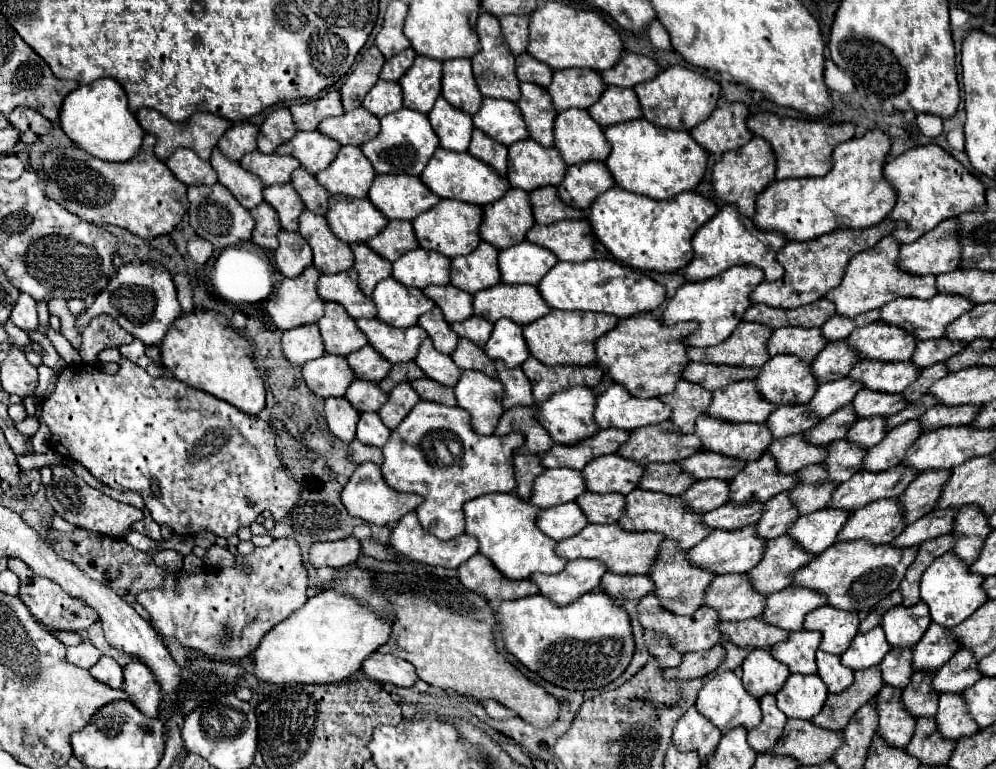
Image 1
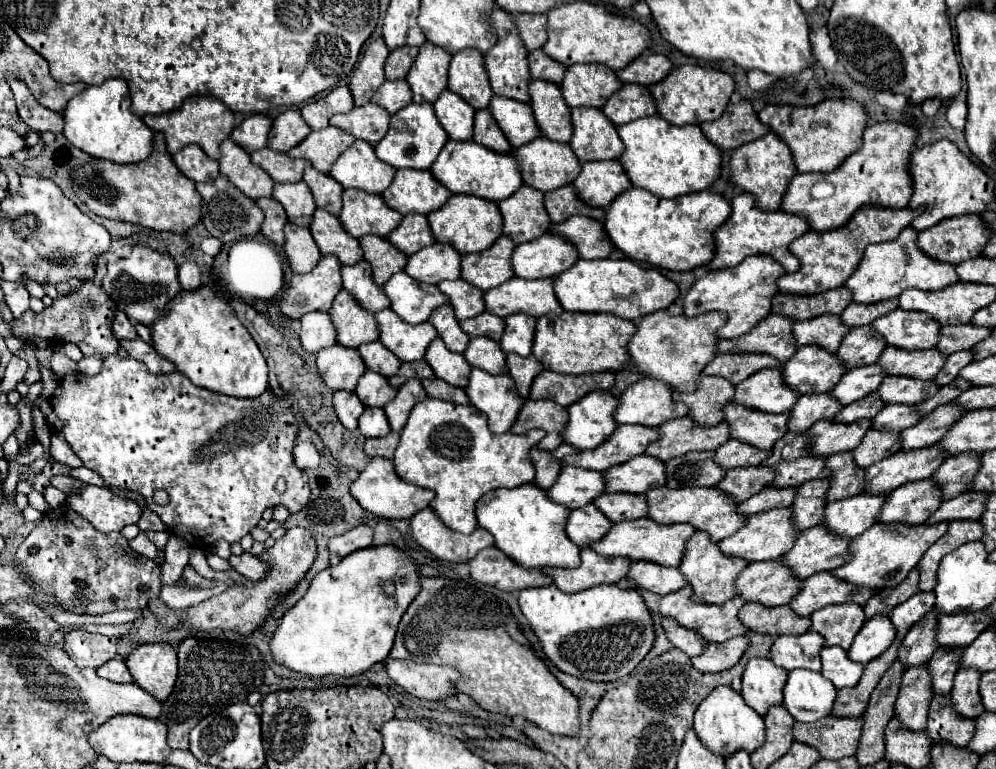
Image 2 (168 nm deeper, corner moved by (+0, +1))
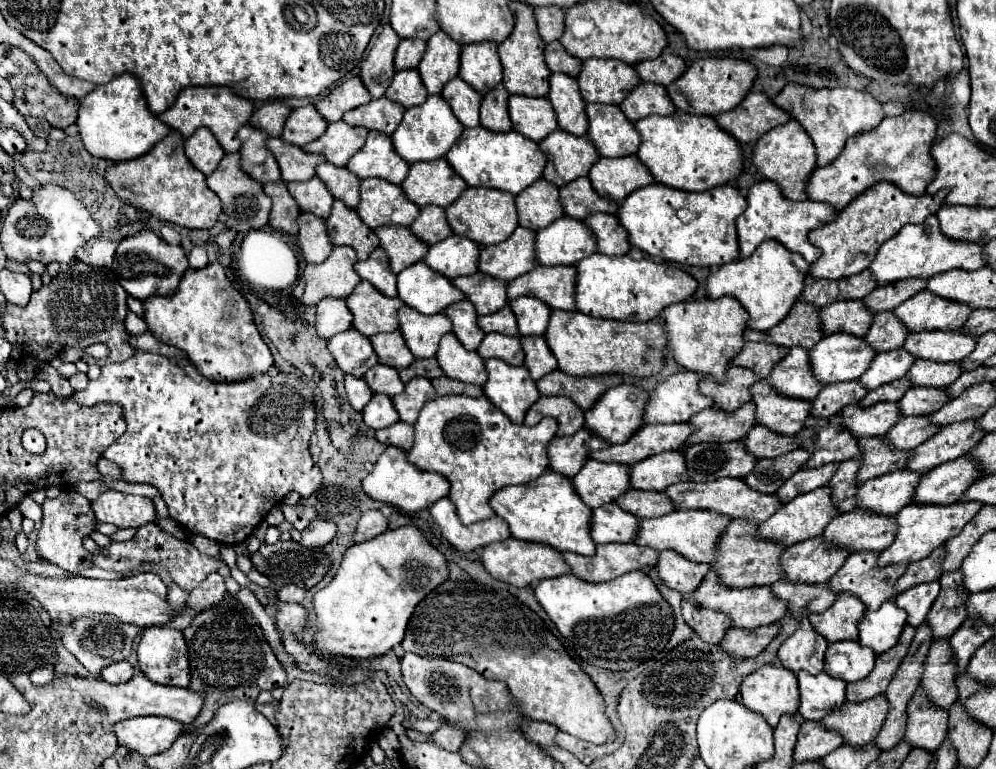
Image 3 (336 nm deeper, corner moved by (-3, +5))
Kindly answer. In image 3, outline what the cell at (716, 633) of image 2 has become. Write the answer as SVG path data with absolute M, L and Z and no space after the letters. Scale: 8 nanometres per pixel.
M712 569L704 577L702 585L694 593L690 593L690 597L686 597L686 599L692 599L702 607L730 615L732 625L742 627L742 629L756 629L762 625L778 623L788 613L788 603L784 603L782 599L776 599L776 595L772 595L770 587L752 587L752 589L748 587L748 591L728 591L728 587L720 587L716 583L716 571L712 571Z

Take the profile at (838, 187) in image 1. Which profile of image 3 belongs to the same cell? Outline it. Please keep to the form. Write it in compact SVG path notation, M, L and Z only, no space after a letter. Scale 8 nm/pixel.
M910 109L900 117L884 117L872 131L860 133L846 141L838 159L826 167L818 167L808 181L808 197L812 201L824 201L838 211L848 207L852 199L864 193L868 187L890 181L910 195L920 195L932 183L936 163L932 163L932 143L936 137L936 119L924 111Z

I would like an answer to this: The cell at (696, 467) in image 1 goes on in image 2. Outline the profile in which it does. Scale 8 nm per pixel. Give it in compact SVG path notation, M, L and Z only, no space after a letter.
M729 439L719 449L715 449L713 461L723 469L735 469L735 467L759 465L765 457L769 457L769 451L759 451L737 439Z

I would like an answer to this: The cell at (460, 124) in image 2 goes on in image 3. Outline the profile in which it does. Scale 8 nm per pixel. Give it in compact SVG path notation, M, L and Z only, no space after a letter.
M460 77L450 79L444 89L442 89L442 97L450 103L454 115L458 117L458 121L464 127L476 127L480 125L480 103L482 103L482 95L472 89L466 81L462 81Z

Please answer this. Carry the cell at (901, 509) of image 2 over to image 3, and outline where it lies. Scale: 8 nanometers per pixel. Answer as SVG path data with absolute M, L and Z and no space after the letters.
M968 455L948 461L940 467L934 467L920 479L914 503L956 503L976 479L980 479L980 475L976 475L976 463L972 463Z

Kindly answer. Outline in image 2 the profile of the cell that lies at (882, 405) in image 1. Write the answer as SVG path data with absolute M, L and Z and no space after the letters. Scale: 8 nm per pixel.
M887 377L877 389L877 395L883 403L899 403L899 405L917 405L937 393L933 381L919 379L903 379L903 377Z

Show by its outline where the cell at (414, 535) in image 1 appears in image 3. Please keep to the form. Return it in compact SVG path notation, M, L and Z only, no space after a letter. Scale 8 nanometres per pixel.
M448 497L436 501L430 507L430 513L432 513L434 521L438 523L442 535L458 551L474 551L476 547L484 547L494 541L504 541L510 537L508 525L502 523L502 519L498 519L498 515L492 519L486 519L486 521L480 521L476 525L462 525L462 521L456 515L456 507Z

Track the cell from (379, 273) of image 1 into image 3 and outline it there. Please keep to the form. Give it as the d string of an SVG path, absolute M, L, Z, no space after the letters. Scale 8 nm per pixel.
M380 227L374 233L380 237L380 247L388 253L394 273L400 273L402 269L424 259L430 247L428 243L414 237L408 227Z

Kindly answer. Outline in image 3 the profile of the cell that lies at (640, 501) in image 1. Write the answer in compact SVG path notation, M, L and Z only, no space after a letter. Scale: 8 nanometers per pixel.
M718 479L710 483L676 483L666 489L668 497L674 503L674 509L714 509L718 513L724 513L732 519L752 519L754 523L764 523L764 519L772 517L784 503L776 499L776 495L760 493L744 483L744 479Z

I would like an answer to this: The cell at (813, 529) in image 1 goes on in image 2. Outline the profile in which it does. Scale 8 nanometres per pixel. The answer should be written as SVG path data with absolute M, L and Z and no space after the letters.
M855 495L835 503L827 503L823 509L823 523L831 533L843 539L861 535L869 525L875 523L881 503L881 495Z

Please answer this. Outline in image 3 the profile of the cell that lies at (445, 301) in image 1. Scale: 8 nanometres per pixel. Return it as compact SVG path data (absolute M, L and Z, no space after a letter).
M476 271L468 277L456 277L452 283L466 295L468 301L474 303L478 315L496 313L508 305L506 297L506 283L494 279L482 271Z

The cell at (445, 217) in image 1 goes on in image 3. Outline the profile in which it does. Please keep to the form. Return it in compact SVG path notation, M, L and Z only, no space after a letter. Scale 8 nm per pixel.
M468 187L462 195L446 207L448 223L456 235L468 237L480 245L496 245L506 241L514 229L518 227L518 211L514 205L514 195L504 193L500 189L486 189L486 187Z

